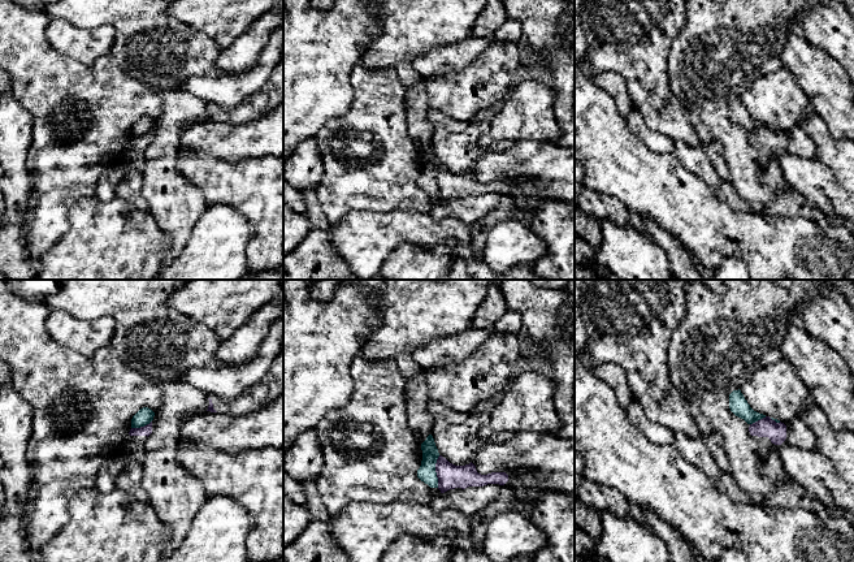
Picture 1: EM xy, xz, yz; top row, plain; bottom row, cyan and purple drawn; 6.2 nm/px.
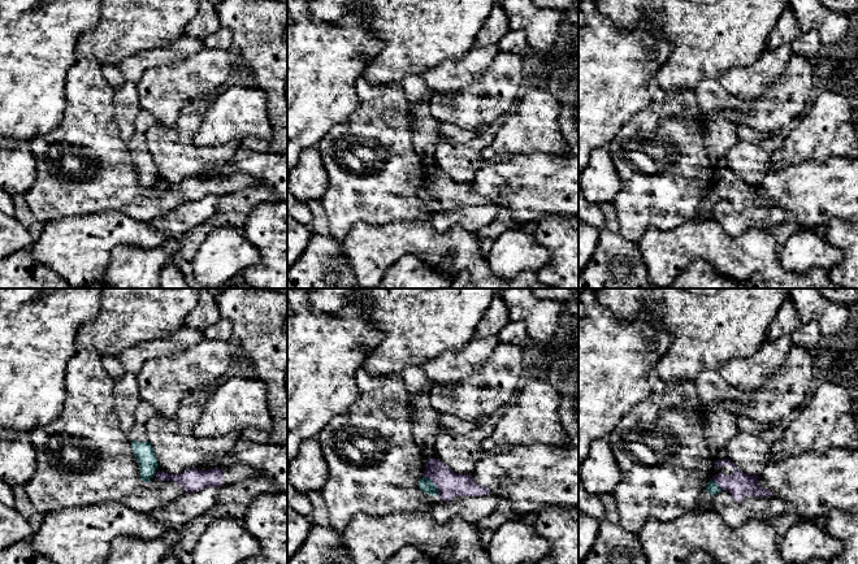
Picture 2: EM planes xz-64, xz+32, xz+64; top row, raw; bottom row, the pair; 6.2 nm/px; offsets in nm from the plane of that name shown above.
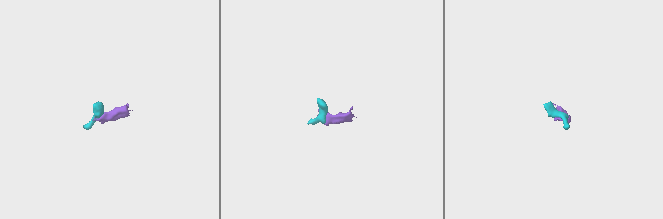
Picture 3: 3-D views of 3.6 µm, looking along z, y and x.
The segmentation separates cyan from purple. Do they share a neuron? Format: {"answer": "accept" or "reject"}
{"answer": "reject"}

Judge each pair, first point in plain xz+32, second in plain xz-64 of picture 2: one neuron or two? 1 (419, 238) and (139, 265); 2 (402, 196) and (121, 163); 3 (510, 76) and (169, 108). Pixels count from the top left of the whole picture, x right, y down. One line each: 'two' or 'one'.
1: two
2: one
3: one

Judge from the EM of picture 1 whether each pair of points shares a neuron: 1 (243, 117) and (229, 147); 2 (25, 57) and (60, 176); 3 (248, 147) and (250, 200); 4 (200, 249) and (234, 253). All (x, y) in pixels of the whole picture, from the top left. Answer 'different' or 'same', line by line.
1: different
2: same
3: different
4: same

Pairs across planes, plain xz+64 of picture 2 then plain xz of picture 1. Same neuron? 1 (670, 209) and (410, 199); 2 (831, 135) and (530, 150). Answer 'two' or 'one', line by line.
1: one
2: two

